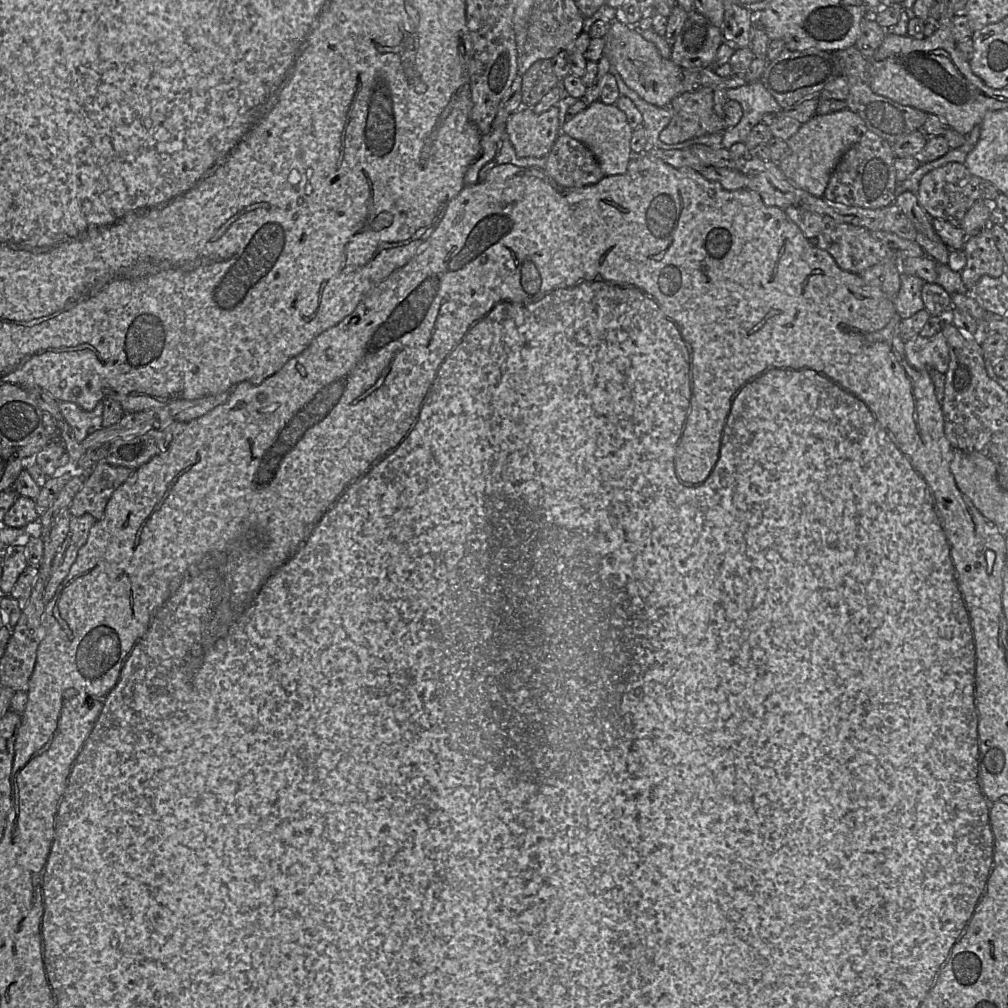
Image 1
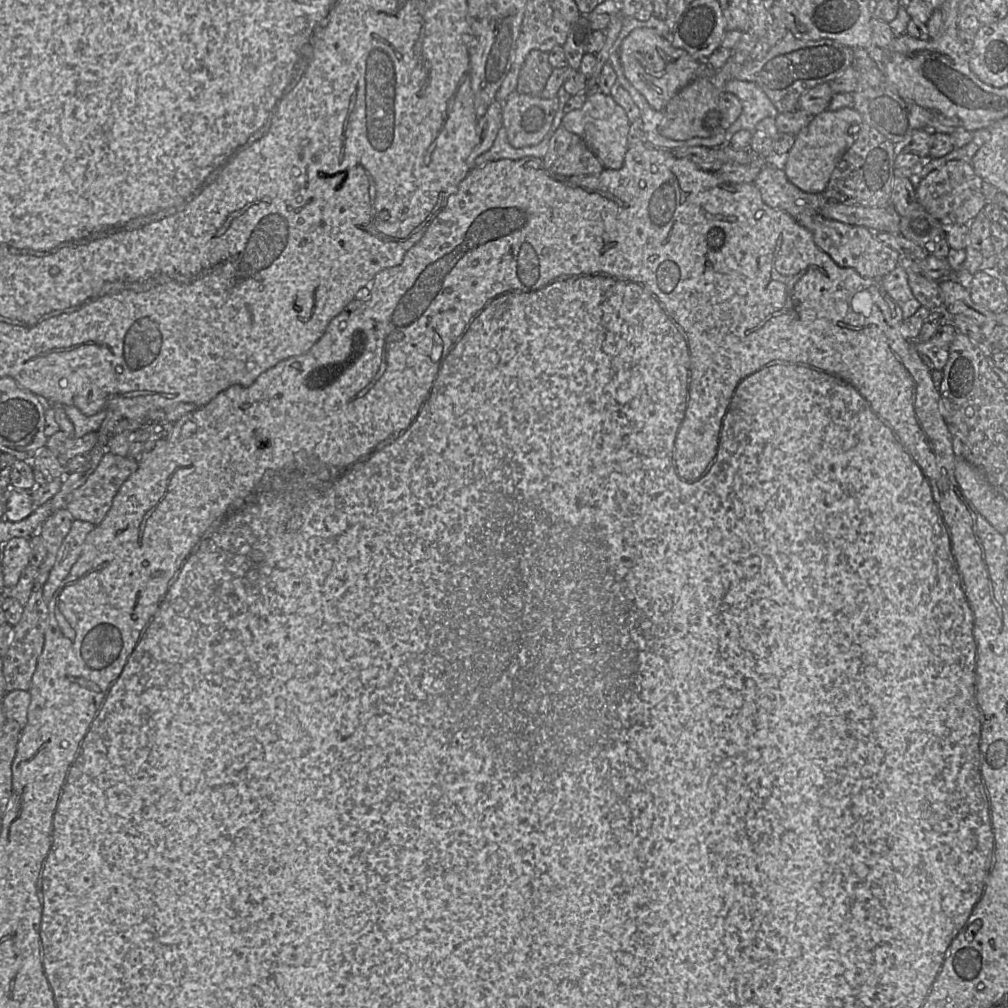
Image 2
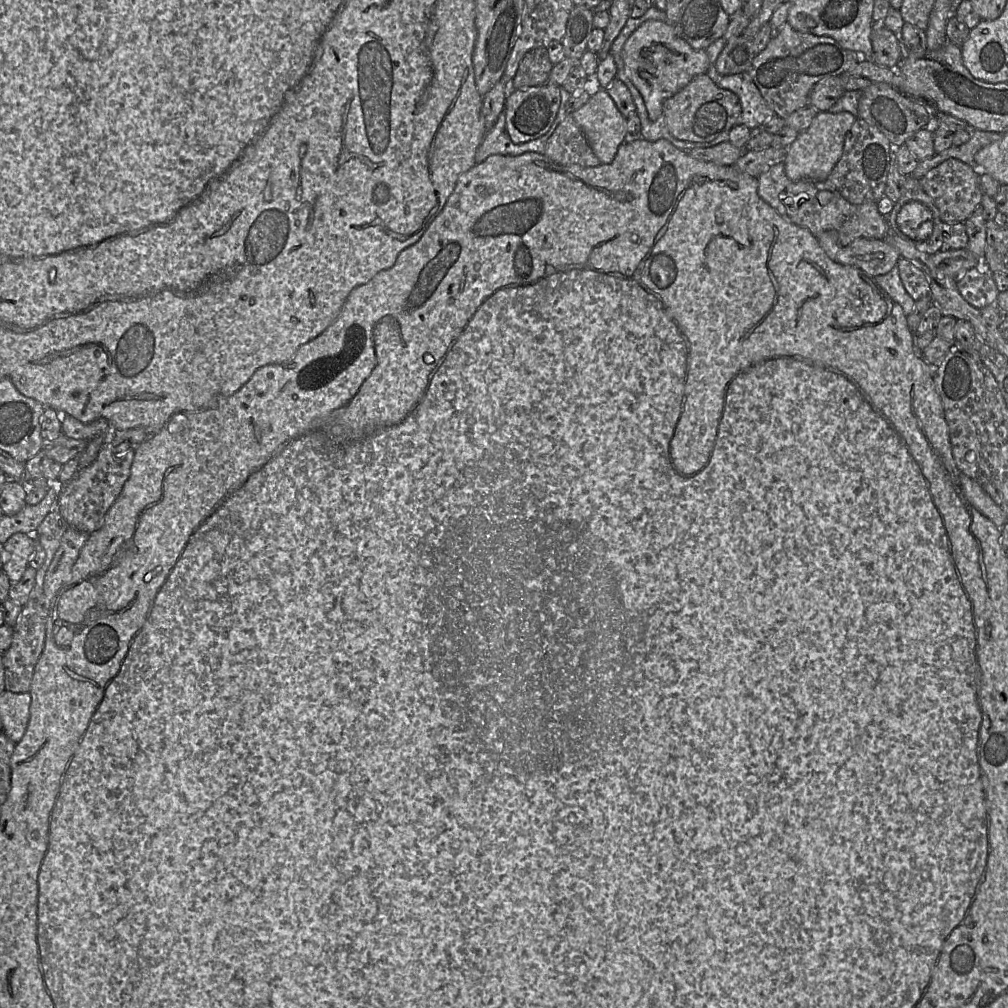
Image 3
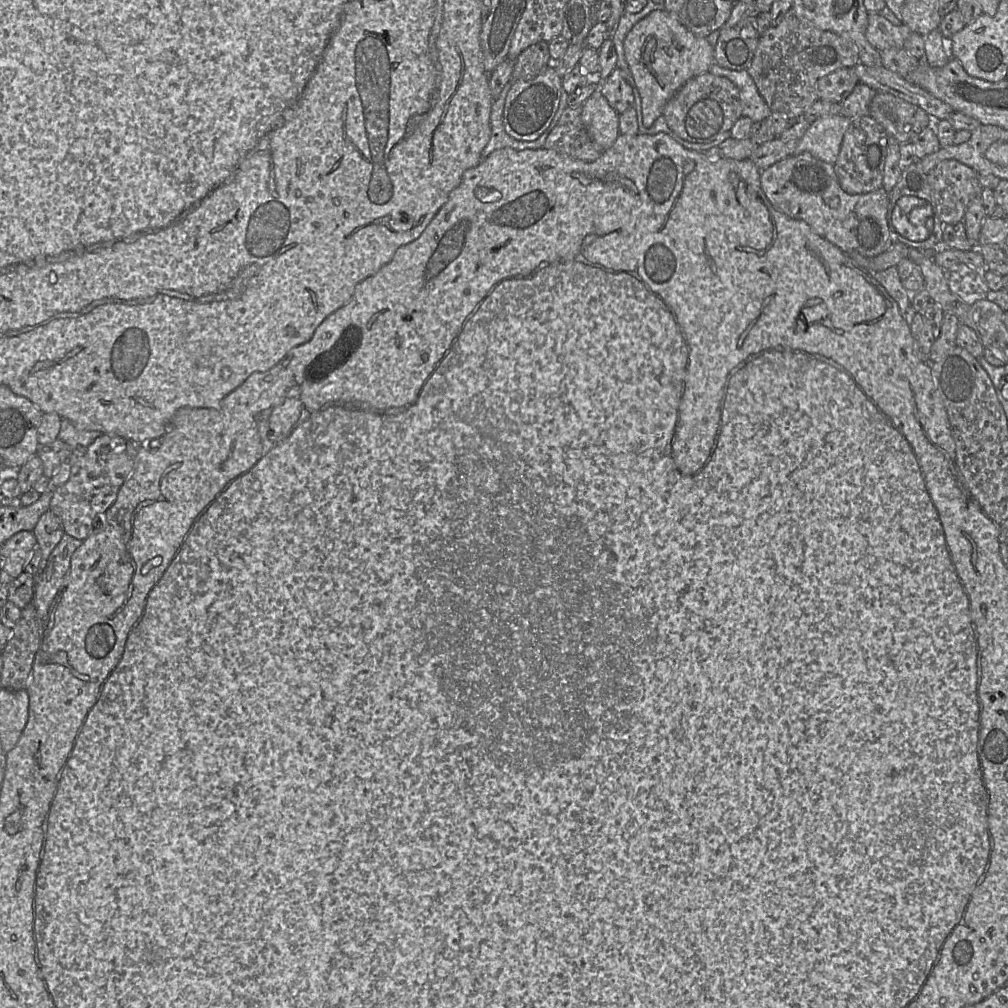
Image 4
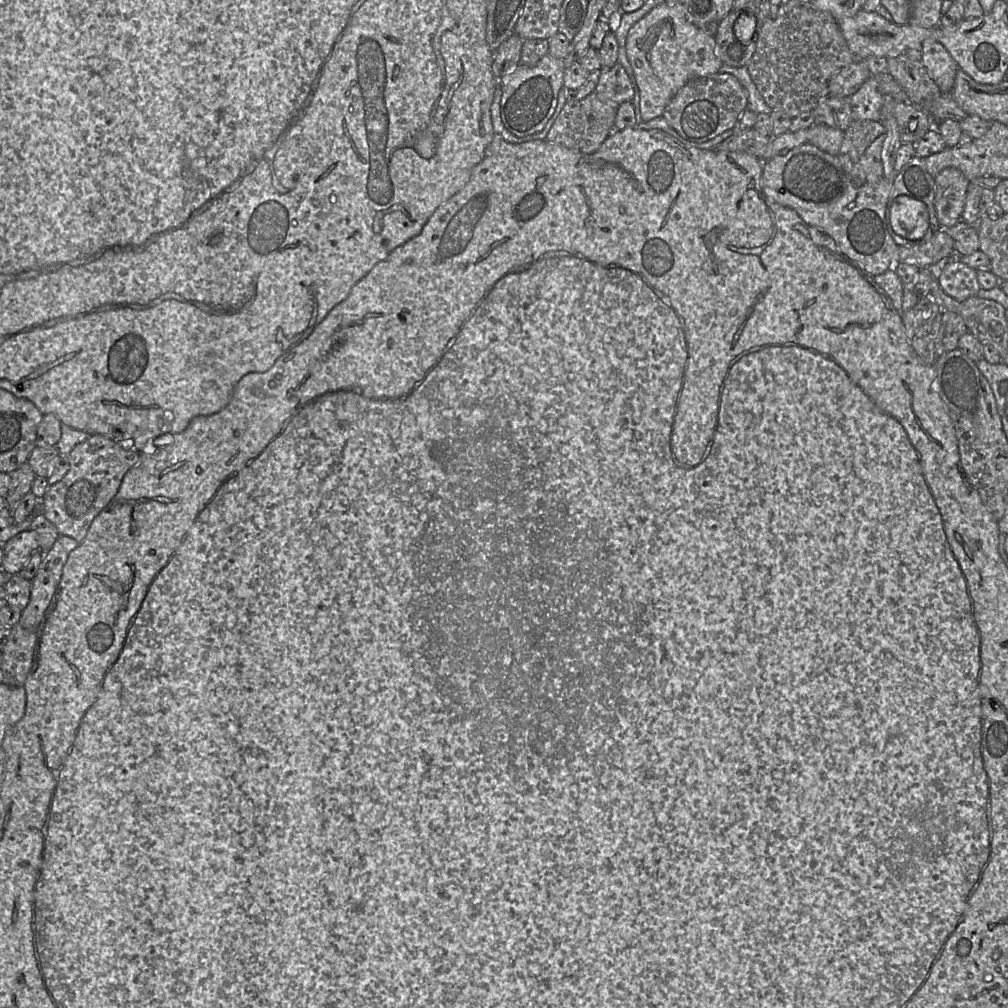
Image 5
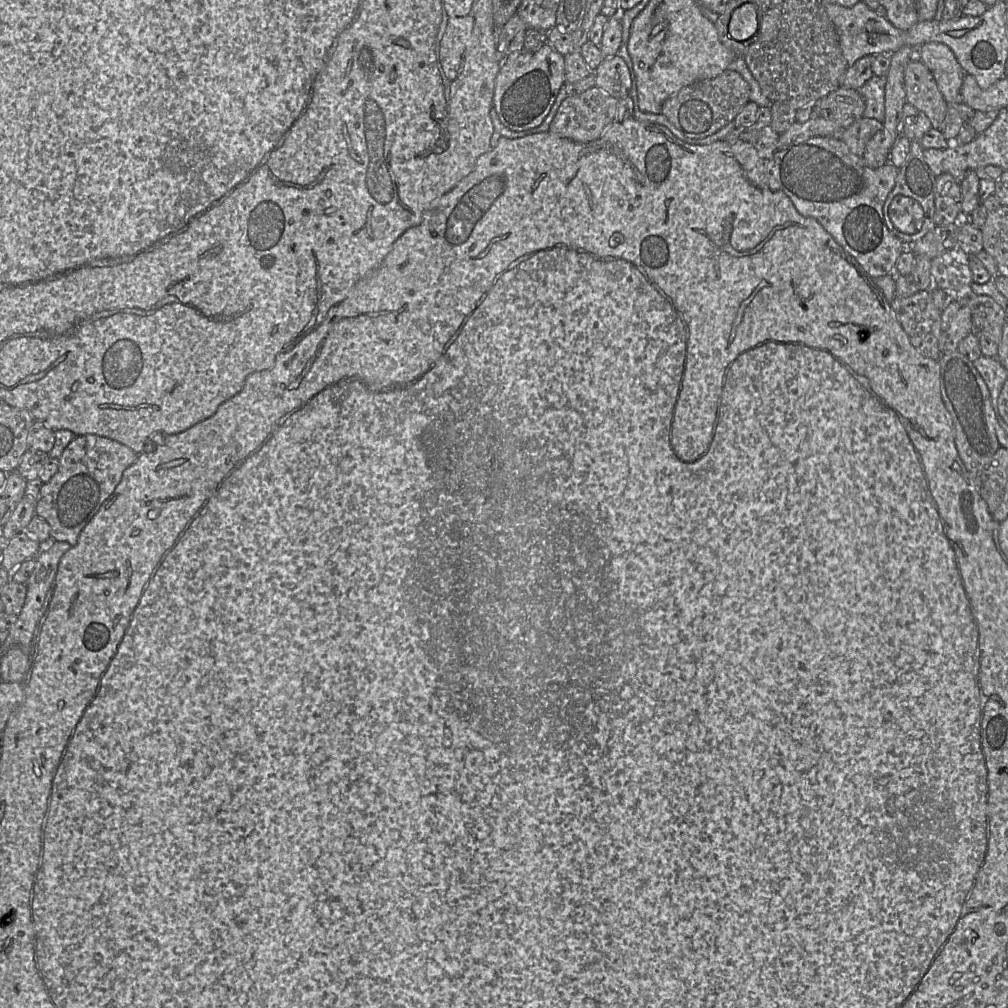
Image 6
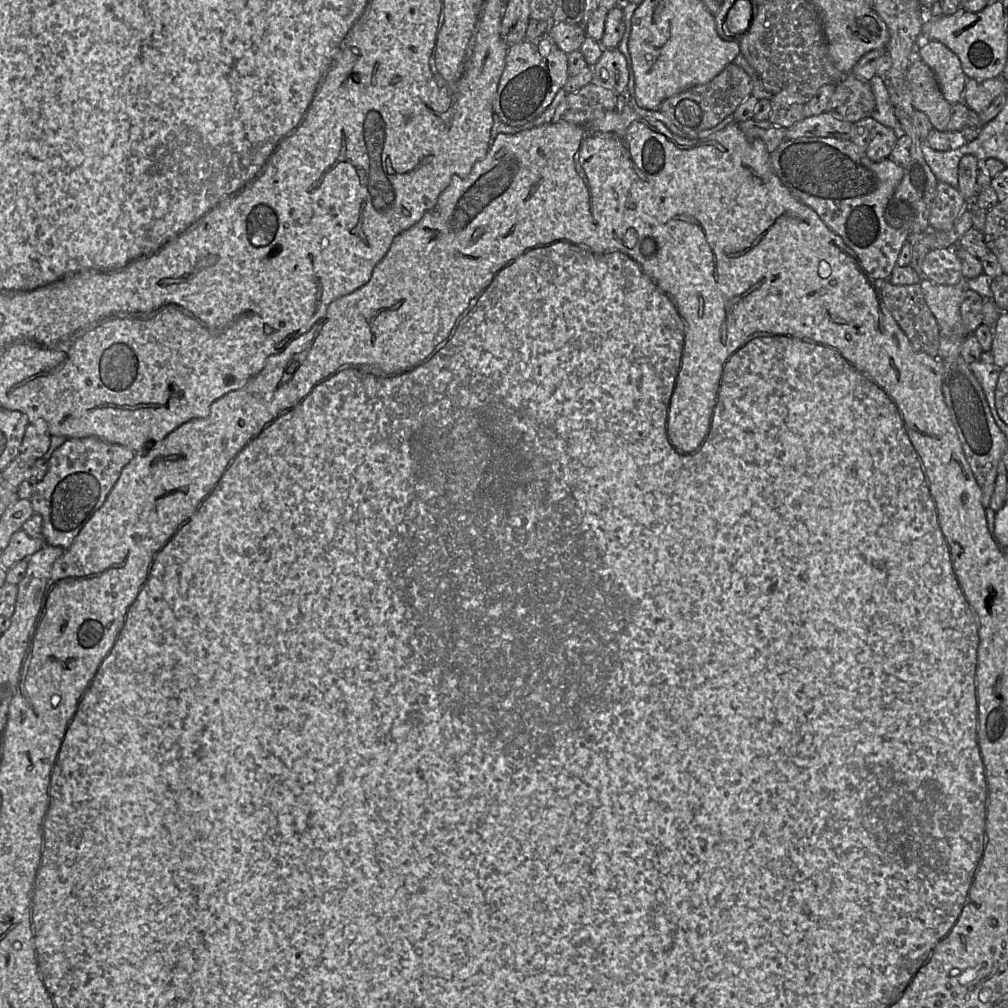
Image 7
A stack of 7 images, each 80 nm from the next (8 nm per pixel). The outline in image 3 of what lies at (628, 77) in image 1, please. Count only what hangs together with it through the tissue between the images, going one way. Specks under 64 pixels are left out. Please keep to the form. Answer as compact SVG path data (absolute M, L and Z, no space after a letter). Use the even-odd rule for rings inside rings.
M658 20L645 21L630 35L623 47L623 60L625 72L641 94L651 121L656 121L661 116L663 103L668 98L682 90L694 77L706 73L712 65L706 50L693 49L676 34L674 25Z

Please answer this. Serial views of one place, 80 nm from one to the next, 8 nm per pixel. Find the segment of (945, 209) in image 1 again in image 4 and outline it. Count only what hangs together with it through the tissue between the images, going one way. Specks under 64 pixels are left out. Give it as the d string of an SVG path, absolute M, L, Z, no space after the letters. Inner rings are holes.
M952 159L937 164L927 176L941 222L963 222L970 201L983 189L979 175L967 165Z

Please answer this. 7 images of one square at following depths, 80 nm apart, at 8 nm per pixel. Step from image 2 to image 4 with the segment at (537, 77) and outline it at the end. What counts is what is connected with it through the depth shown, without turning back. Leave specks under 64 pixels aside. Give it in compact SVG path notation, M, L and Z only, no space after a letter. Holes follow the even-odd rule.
M538 42L527 47L515 60L512 80L531 80L552 64L553 60L549 53L549 43Z

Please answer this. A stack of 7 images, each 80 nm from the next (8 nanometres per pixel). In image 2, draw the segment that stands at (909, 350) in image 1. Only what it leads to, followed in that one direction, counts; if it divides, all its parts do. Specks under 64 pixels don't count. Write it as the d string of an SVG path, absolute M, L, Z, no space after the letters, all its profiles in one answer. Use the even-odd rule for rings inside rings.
M945 322L927 342L914 341L914 348L919 355L926 355L933 366L942 371L949 358L950 345L956 334L953 322Z

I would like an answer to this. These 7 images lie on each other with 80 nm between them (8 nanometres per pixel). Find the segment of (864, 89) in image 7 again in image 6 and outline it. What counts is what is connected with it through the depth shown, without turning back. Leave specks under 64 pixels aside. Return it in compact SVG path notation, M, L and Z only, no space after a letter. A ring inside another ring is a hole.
M839 87L821 99L820 116L847 128L863 117L865 101L855 89Z

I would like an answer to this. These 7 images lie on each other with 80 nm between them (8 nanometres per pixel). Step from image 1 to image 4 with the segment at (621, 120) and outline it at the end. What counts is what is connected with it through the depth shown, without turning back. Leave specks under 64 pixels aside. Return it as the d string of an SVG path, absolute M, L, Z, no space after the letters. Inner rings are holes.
M596 90L582 105L581 121L600 151L610 148L619 136L619 114Z

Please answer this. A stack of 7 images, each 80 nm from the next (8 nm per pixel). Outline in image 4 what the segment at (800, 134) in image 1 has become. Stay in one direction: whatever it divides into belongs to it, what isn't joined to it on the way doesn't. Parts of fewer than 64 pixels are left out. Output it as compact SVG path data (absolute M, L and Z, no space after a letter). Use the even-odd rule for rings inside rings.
M844 115L823 116L812 122L799 140L794 154L808 152L834 165L851 119Z

